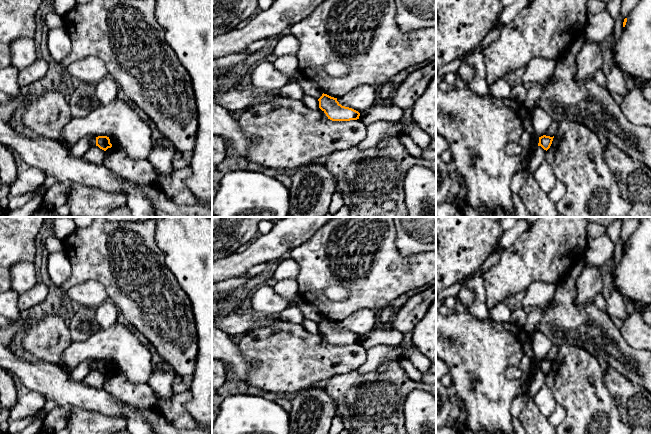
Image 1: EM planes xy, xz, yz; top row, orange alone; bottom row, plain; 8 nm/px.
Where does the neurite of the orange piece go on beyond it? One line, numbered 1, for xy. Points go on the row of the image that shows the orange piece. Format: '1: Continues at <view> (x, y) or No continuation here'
1: No continuation here

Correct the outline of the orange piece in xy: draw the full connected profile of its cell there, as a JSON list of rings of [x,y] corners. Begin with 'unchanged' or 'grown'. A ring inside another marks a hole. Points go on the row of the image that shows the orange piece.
unchanged | [[[98,136],[98,137],[96,137],[96,146],[98,146],[100,149],[106,151],[108,148],[112,147],[112,144],[110,143],[109,137]]]

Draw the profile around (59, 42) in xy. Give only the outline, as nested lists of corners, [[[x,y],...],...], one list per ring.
[[[65,27],[50,29],[48,49],[53,60],[60,63],[72,50],[72,40]]]

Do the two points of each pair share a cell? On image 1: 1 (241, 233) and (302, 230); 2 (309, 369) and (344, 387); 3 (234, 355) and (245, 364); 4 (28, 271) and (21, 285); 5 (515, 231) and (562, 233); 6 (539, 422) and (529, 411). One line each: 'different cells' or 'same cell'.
1: different cells
2: different cells
3: same cell
4: same cell
5: different cells
6: same cell

